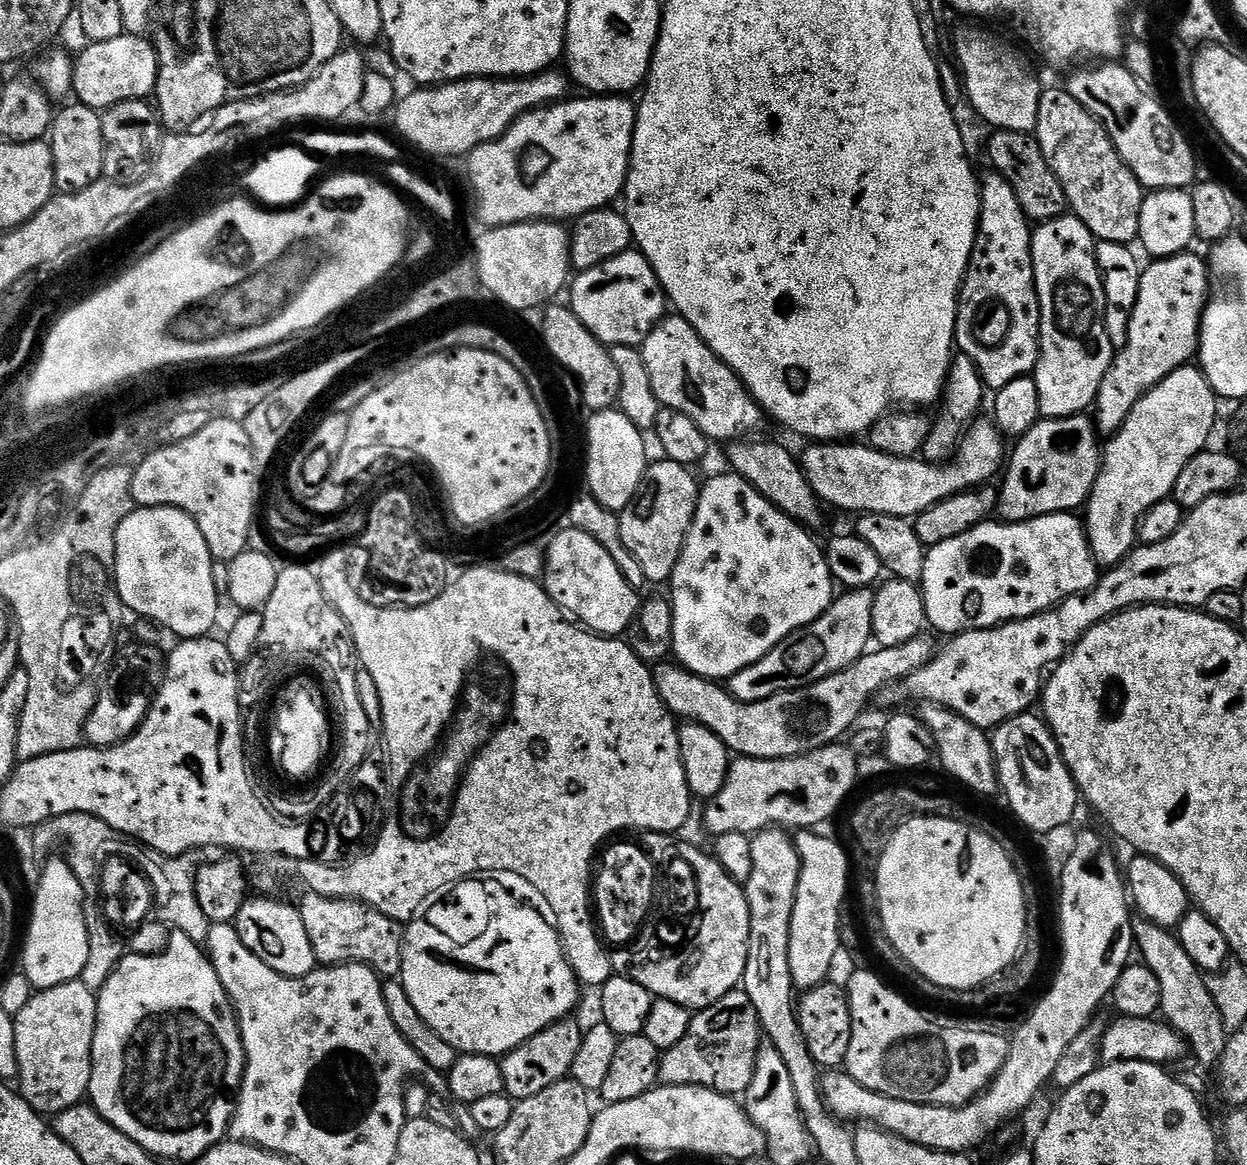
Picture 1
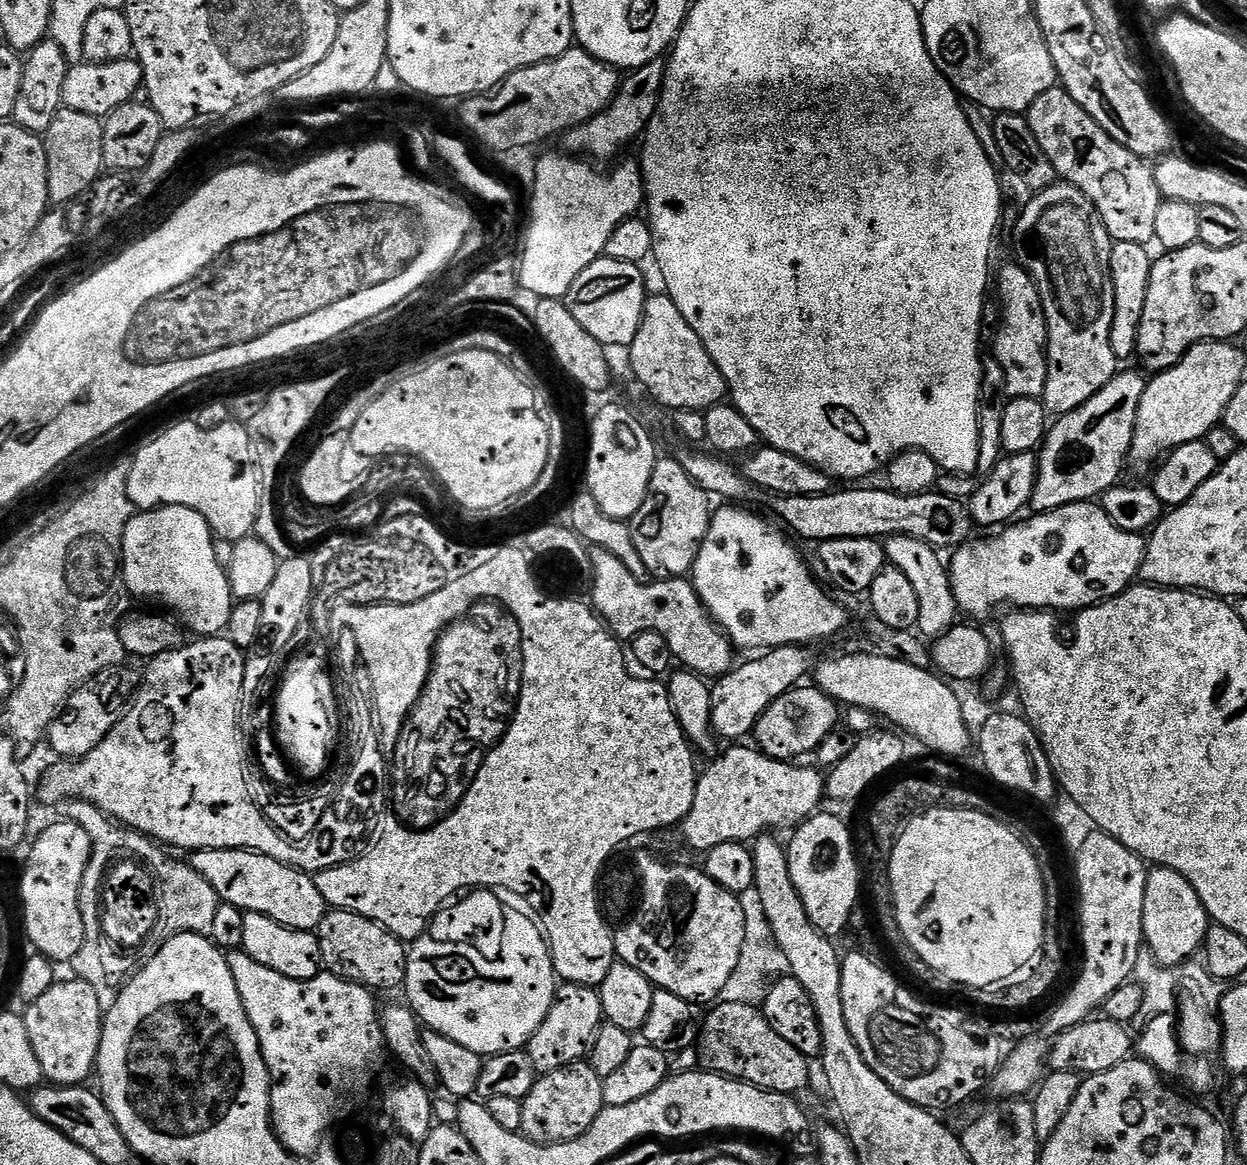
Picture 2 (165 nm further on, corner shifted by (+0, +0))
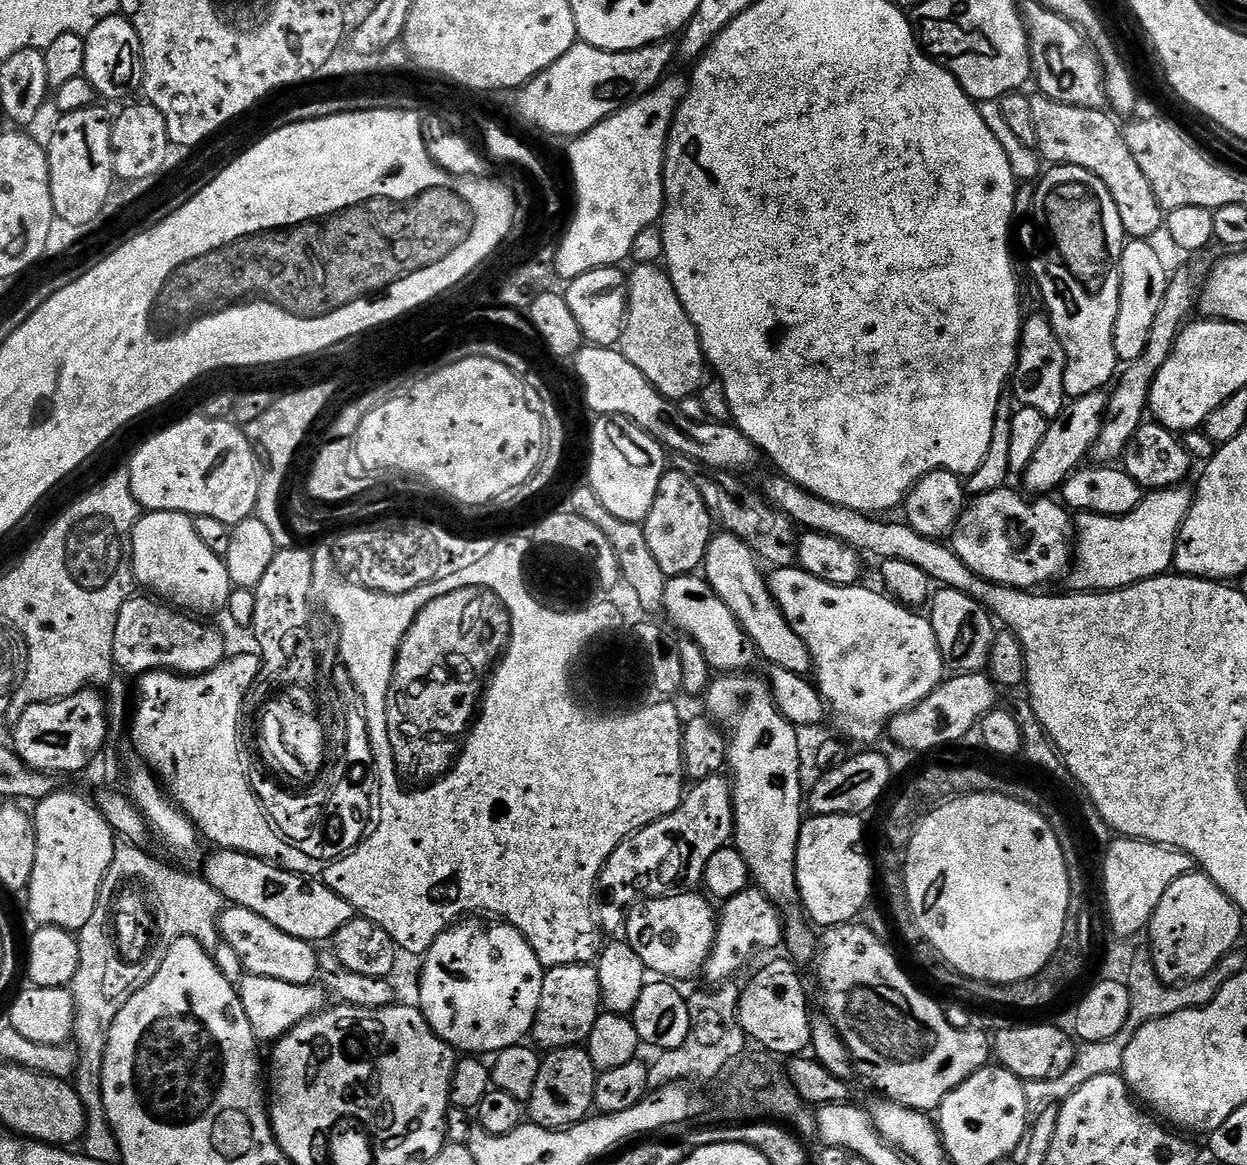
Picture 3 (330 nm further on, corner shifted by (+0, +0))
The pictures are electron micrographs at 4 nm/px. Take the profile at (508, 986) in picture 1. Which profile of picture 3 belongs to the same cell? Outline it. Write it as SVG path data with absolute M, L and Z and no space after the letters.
M468 918L463 922L453 924L447 932L443 932L434 942L434 946L430 946L430 950L423 957L424 969L420 972L420 1001L418 1001L420 1013L426 1018L426 1022L434 1030L434 1034L438 1034L438 1038L442 1038L449 1046L464 1054L484 1054L480 1052L495 1054L507 1048L513 1048L515 1044L521 1043L525 1039L523 1036L527 1037L531 1033L532 1023L536 1020L538 998L542 998L542 982L546 971L540 964L538 954L534 954L534 950L528 945L526 937L512 924L507 922L483 924L480 920L483 919Z

